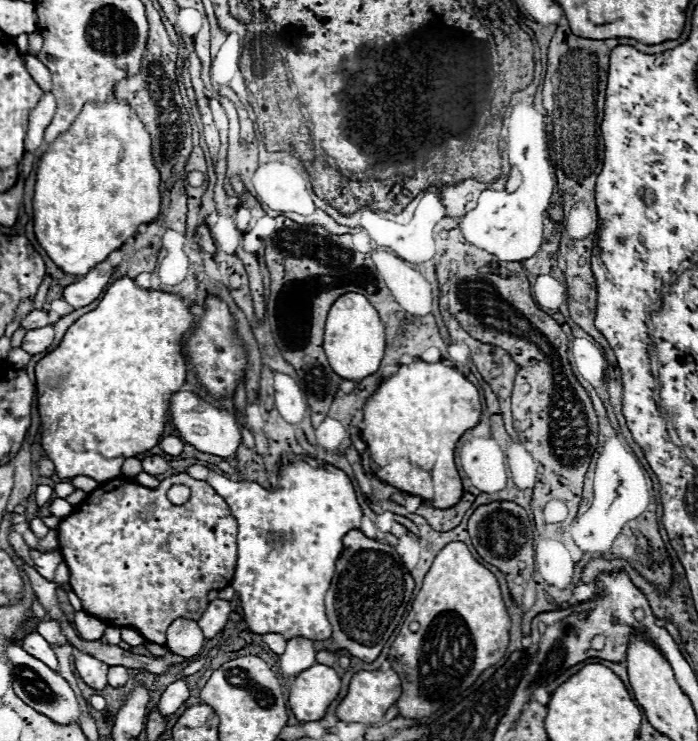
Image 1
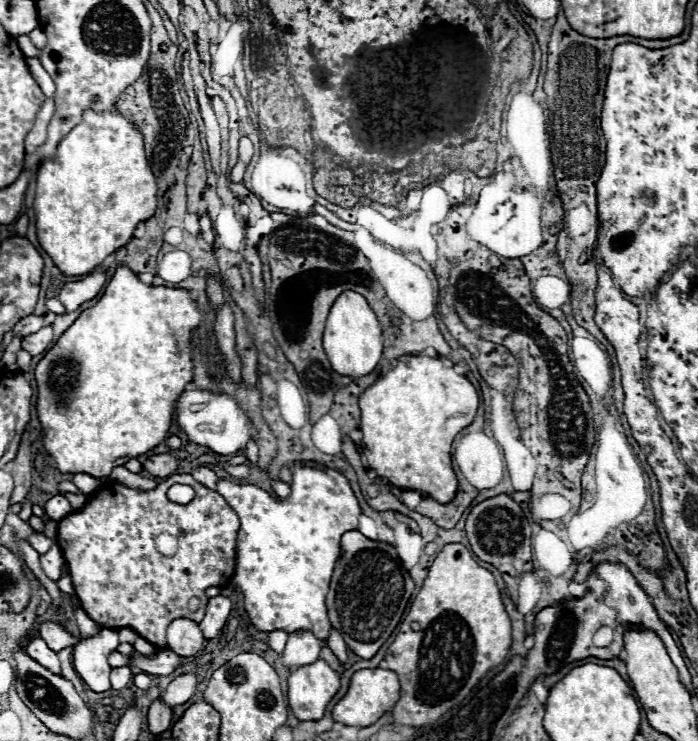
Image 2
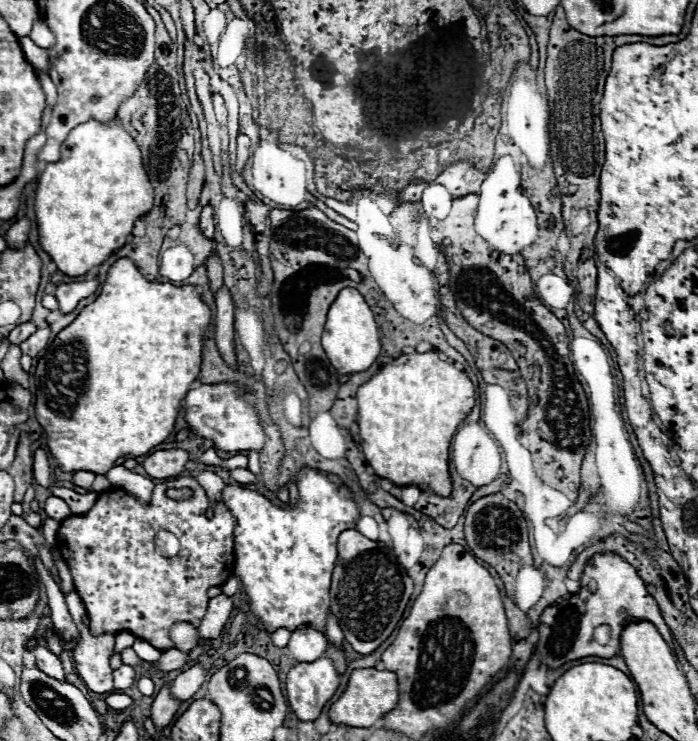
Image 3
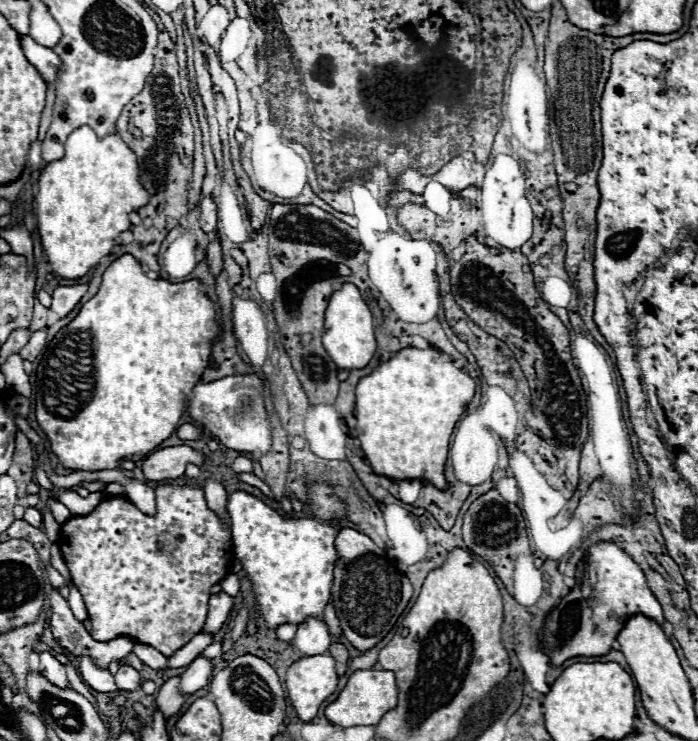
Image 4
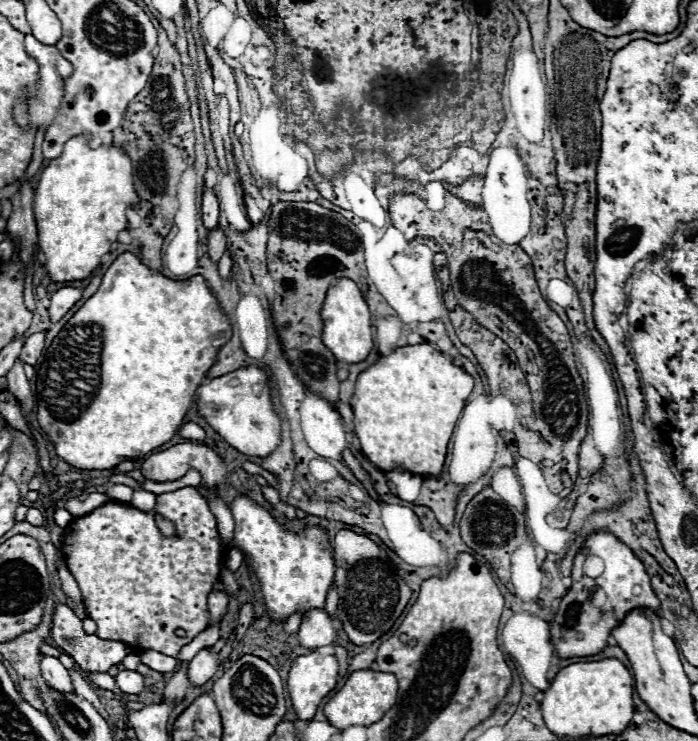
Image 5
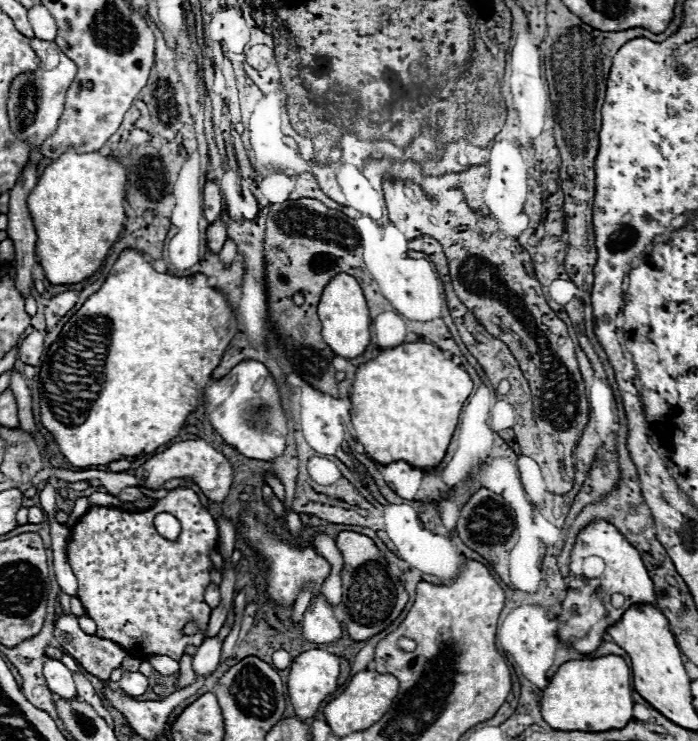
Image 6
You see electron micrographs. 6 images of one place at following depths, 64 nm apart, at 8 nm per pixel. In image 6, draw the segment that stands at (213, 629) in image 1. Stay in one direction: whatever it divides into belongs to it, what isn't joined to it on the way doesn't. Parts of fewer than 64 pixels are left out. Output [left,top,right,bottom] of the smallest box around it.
[204,582,220,608]

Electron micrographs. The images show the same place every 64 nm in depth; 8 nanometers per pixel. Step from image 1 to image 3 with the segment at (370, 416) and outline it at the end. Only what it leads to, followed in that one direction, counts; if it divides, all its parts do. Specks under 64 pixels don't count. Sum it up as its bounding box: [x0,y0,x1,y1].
[356,352,476,496]

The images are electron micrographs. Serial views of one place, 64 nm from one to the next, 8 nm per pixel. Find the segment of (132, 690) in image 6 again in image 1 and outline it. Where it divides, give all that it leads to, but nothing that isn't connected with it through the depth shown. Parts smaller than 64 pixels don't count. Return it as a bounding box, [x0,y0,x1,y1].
[108,666,130,688]

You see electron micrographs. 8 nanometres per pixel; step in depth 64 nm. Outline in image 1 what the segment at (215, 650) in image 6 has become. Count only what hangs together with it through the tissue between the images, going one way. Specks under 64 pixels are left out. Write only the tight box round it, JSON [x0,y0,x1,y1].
[158,678,190,716]

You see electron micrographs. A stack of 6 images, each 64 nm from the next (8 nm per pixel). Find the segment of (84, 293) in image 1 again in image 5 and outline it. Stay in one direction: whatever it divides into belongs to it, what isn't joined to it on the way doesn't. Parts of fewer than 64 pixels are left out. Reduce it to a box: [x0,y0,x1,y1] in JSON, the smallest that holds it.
[48,288,82,322]

